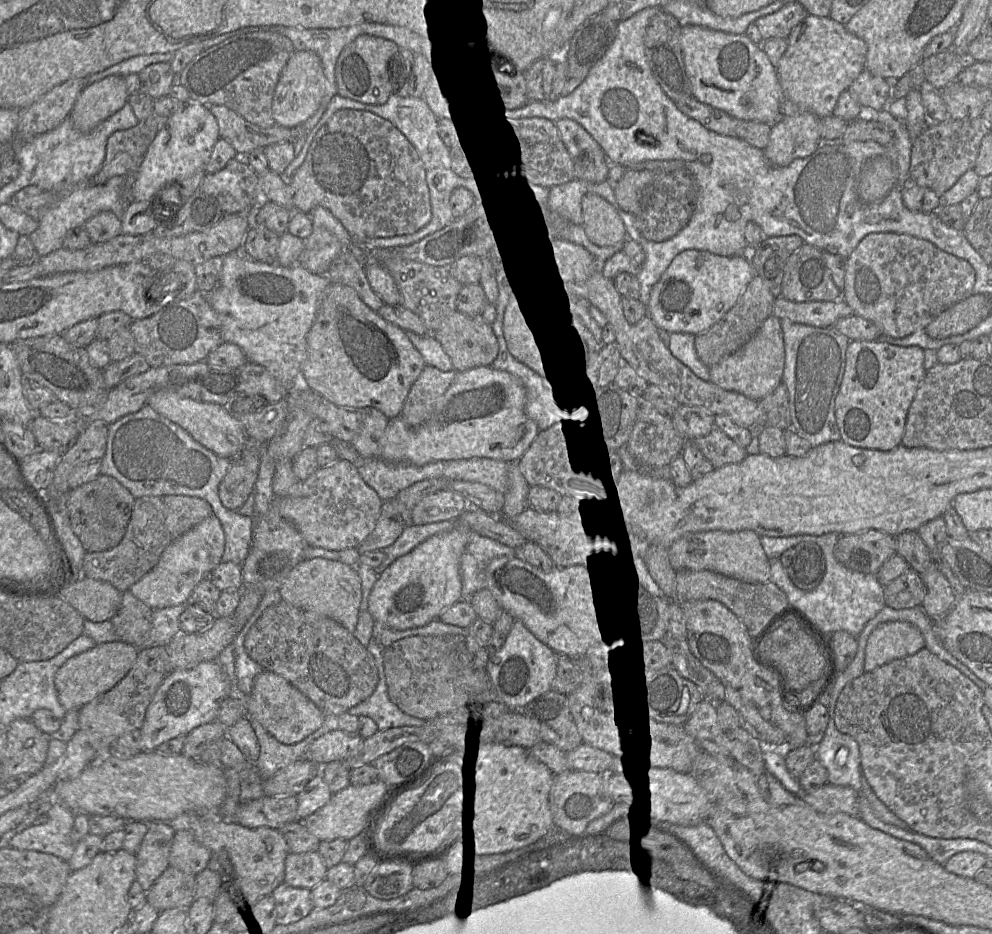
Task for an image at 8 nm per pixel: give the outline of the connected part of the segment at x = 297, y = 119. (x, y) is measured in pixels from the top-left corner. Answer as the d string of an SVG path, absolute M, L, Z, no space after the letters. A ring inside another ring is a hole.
M295 51L283 68L273 95L273 118L286 128L300 127L319 108L326 93L326 77L322 63L312 51Z

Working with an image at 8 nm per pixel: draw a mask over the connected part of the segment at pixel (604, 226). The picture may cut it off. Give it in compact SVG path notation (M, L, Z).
M587 193L582 197L581 207L581 225L591 242L599 246L612 246L629 239L616 209L604 198Z

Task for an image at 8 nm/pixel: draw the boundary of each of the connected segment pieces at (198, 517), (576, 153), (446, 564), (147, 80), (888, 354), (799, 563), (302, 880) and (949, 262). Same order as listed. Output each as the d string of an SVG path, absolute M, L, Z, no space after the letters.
M182 495L137 498L121 542L108 550L86 552L82 575L108 582L122 593L128 591L156 565L170 543L210 515L212 515L210 504L201 498Z
M561 118L555 125L572 159L575 179L595 184L605 181L611 163L594 138L572 119Z
M452 520L457 521L457 525L450 530L449 532L438 534L431 536L424 542L417 545L413 550L411 550L409 553L398 557L395 559L386 569L384 569L378 576L377 581L373 585L373 588L371 590L371 593L369 595L368 599L368 611L372 615L375 621L381 622L391 628L397 629L397 630L406 630L406 629L413 629L417 627L423 627L426 626L431 621L437 619L440 614L446 610L448 607L452 606L454 603L456 603L458 600L462 598L461 595L461 575L460 575L460 560L462 557L462 554L464 553L466 546L470 540L472 531L465 523L458 521L458 520Z
M168 62L151 64L138 73L138 76L140 78L140 93L154 100L169 95L177 78Z
M880 340L850 341L846 350L843 379L835 399L835 418L841 434L840 440L853 447L879 451L890 451L901 445L909 407L925 374L924 350L918 346L902 347Z
M799 543L784 551L779 559L794 585L801 590L814 589L824 576L825 559L815 543Z
M317 850L289 853L285 861L285 880L290 886L312 889L326 878L328 868Z
M895 232L870 233L846 258L842 299L855 315L872 321L882 335L904 338L925 329L943 311L972 295L975 281L975 270L968 261L940 250L927 240Z

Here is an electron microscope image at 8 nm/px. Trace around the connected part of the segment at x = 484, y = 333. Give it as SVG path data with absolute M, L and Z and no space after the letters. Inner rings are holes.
M454 311L443 320L439 329L431 334L439 341L449 356L455 372L491 365L500 349L499 340L492 324L487 323L480 313L466 315Z

